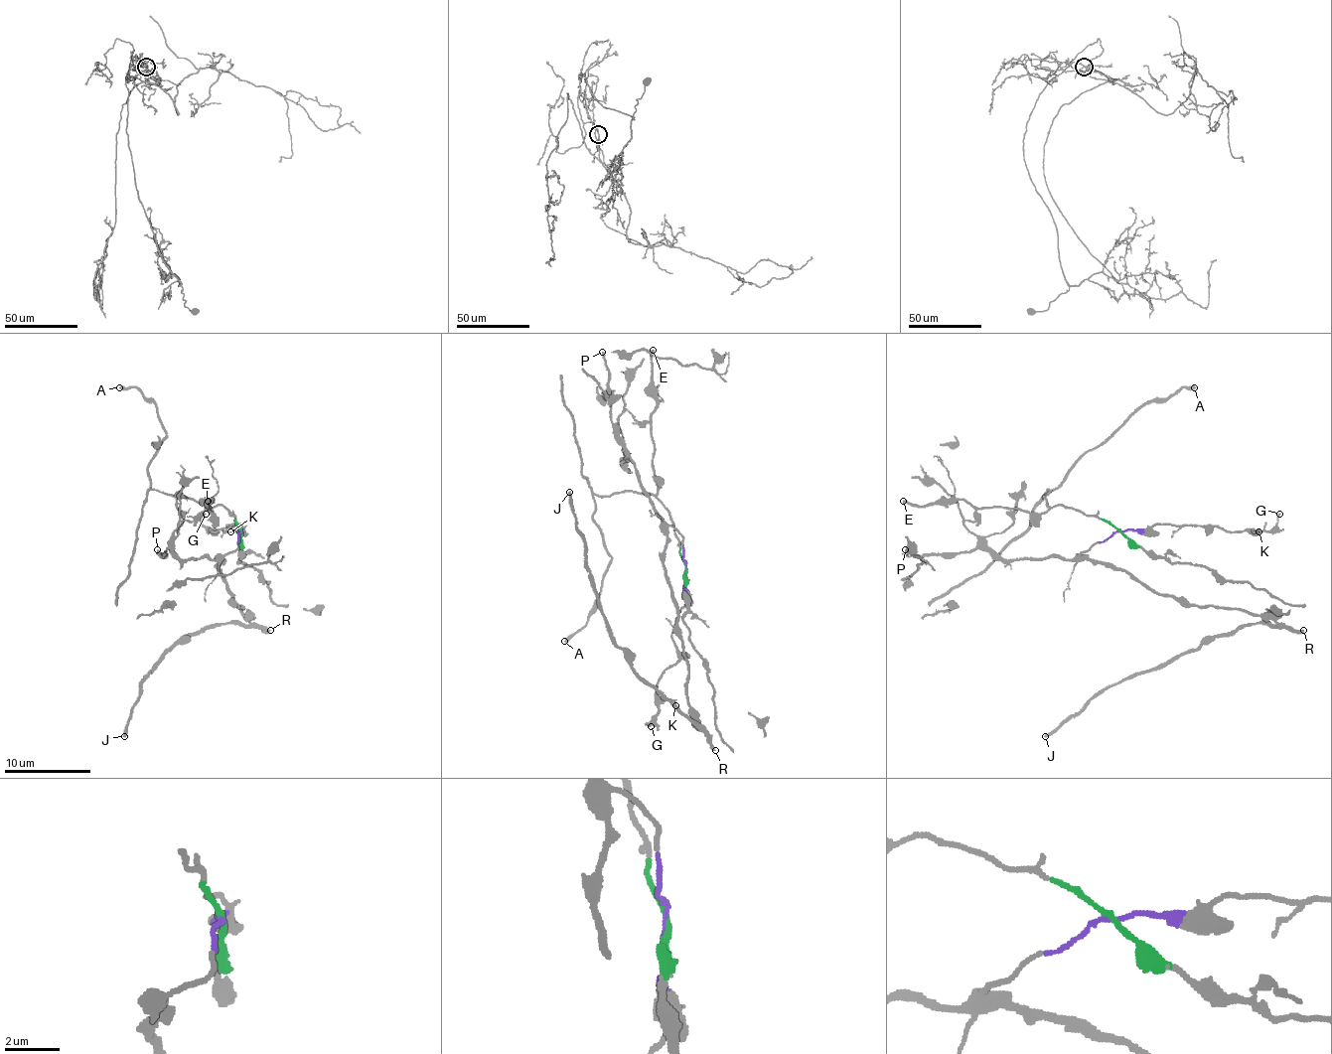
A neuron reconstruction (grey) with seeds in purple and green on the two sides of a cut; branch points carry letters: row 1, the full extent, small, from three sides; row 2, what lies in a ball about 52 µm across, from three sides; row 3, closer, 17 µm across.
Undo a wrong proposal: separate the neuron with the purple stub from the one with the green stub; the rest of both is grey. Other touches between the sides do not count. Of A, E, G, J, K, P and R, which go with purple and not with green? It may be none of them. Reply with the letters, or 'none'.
G, J, K, P, R

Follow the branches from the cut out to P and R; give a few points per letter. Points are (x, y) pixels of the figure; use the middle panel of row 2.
P: (685, 565), (683, 537), (664, 520), (640, 485), (629, 450), (612, 422), (610, 370), (603, 353)
R: (685, 565), (683, 537), (672, 526), (664, 574), (676, 605), (690, 717), (716, 750)

